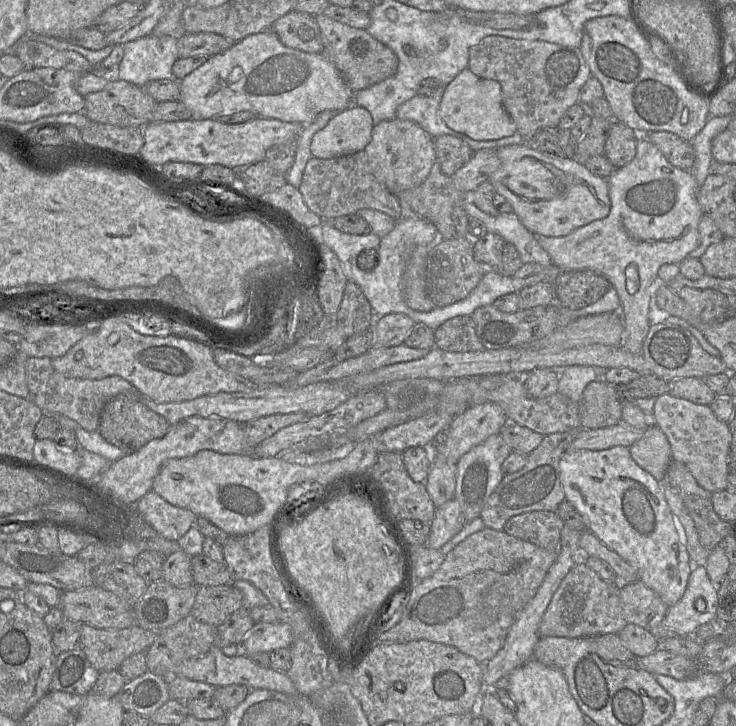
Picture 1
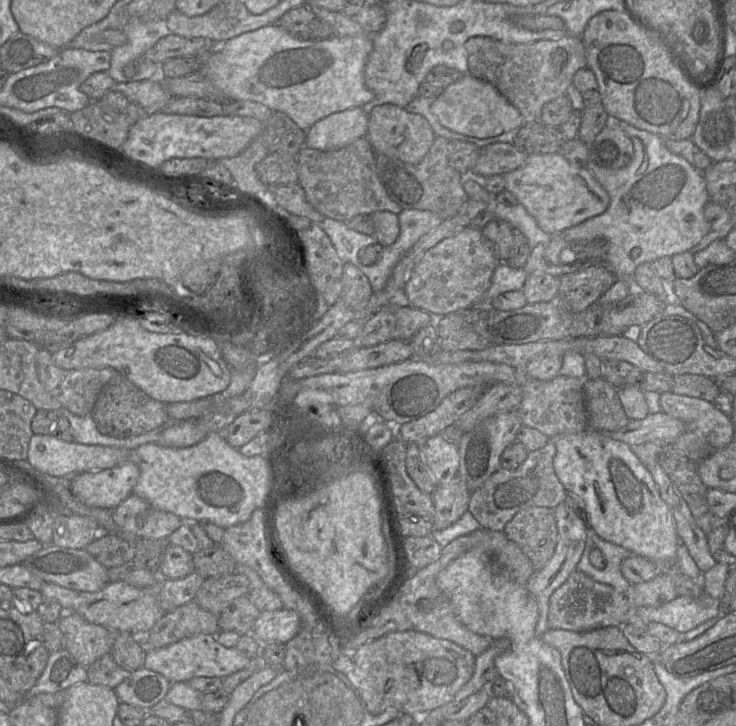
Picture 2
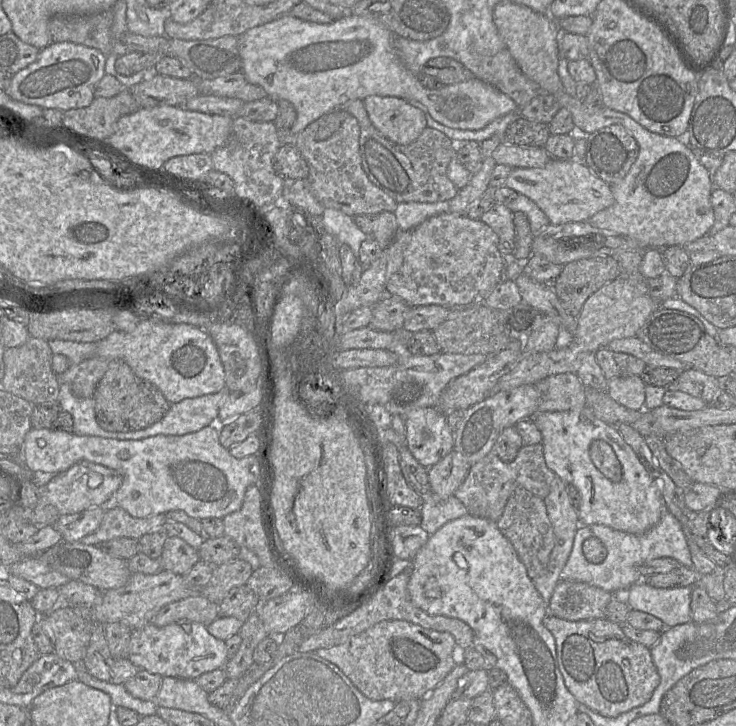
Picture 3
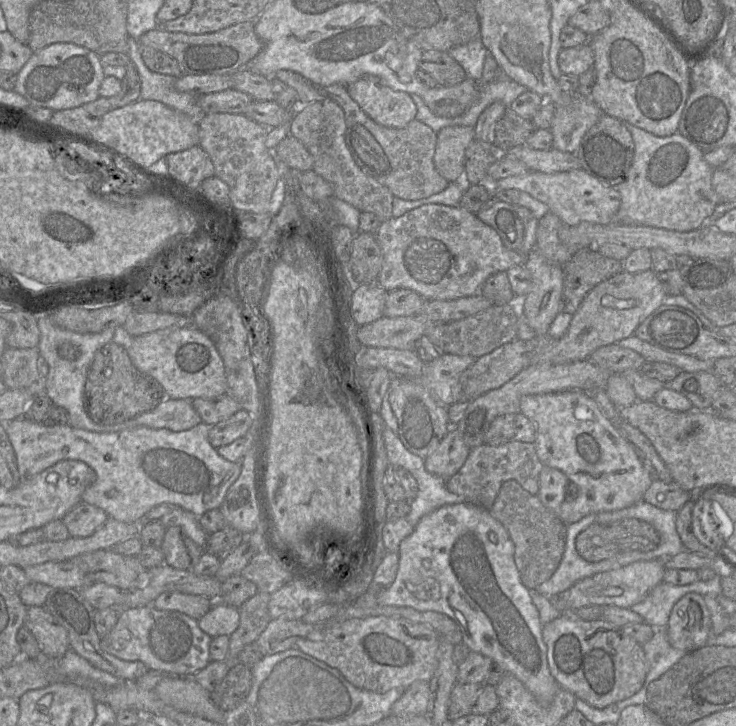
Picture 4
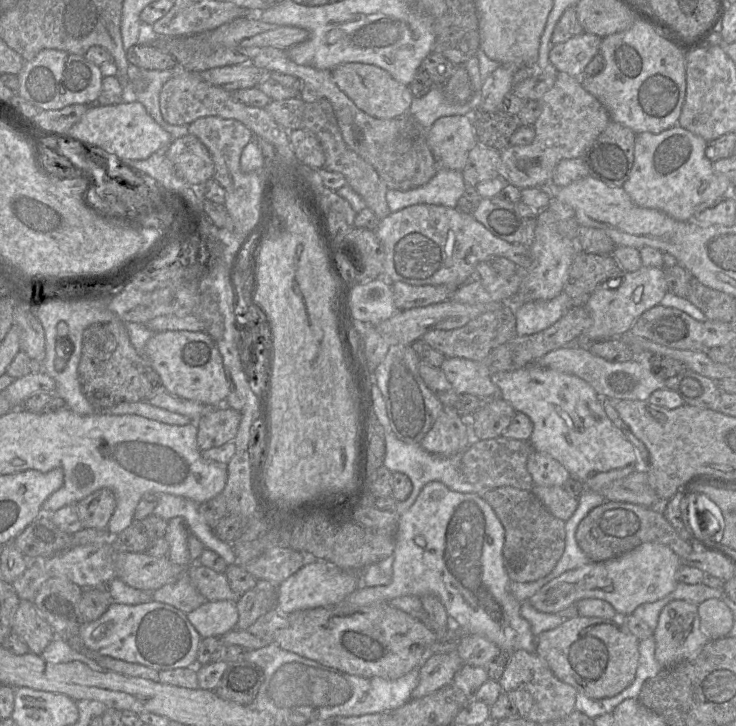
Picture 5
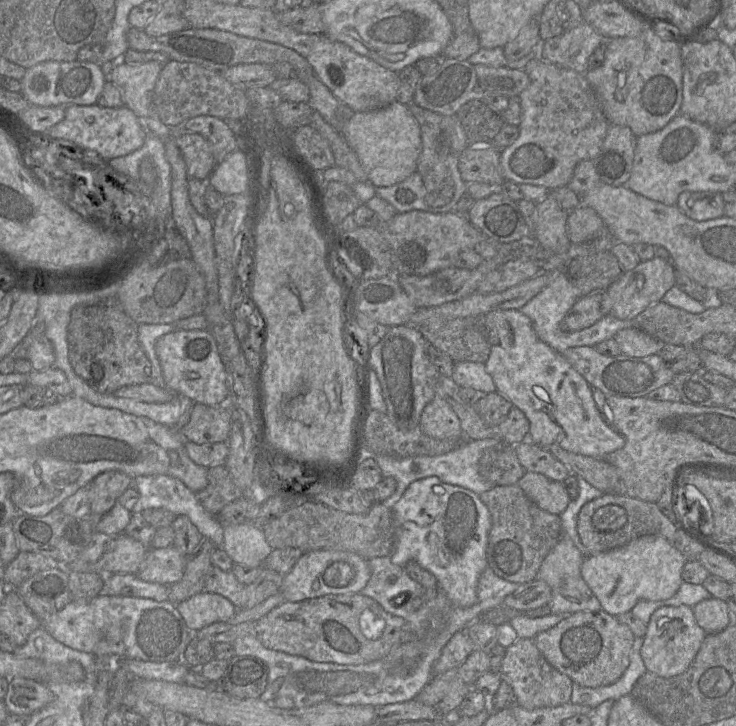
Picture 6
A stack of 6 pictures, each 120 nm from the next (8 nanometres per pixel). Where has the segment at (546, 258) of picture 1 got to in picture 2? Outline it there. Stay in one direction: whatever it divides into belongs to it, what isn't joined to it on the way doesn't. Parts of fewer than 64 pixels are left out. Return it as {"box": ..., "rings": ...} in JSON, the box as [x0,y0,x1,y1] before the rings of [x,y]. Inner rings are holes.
{"box":[486,203,551,249],"rings":[[[488,203],[486,210],[489,210],[495,218],[508,222],[513,228],[518,229],[526,237],[530,249],[538,244],[549,242],[551,235],[545,233],[537,224],[536,220],[519,203],[506,206],[500,203]]]}

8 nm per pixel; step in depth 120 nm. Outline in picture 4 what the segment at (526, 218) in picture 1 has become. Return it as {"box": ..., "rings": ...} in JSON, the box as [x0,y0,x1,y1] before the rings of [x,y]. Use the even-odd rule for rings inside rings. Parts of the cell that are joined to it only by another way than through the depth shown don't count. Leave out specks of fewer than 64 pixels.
{"box":[487,169,621,226],"rings":[[[583,169],[570,170],[553,174],[527,171],[518,176],[506,177],[495,182],[487,182],[491,196],[504,189],[515,189],[526,192],[543,202],[549,211],[557,215],[565,226],[576,226],[582,222],[608,225],[615,221],[621,205],[621,196],[617,189],[605,186]]]}

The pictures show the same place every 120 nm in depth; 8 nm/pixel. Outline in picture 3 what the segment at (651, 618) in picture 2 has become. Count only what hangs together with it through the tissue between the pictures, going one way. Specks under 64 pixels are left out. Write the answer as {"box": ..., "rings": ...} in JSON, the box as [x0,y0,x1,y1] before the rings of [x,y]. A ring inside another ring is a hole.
{"box":[626,581,694,628],"rings":[[[640,581],[629,588],[626,604],[631,610],[649,614],[661,620],[666,628],[672,628],[677,625],[692,622],[690,602],[693,588],[694,586],[683,588],[655,588],[648,585],[646,581]]]}

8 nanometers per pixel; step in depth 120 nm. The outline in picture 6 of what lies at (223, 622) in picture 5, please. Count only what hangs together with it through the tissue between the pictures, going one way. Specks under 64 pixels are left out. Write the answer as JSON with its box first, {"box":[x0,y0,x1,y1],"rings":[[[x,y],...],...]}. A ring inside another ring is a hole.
{"box":[175,590,237,632],"rings":[[[205,590],[175,605],[192,632],[216,622],[227,622],[237,611],[224,596]]]}

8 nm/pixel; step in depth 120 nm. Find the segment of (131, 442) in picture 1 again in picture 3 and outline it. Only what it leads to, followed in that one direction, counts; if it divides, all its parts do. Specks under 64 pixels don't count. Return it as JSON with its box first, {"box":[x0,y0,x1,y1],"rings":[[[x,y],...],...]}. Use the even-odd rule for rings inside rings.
{"box":[93,360,171,432],"rings":[[[109,360],[93,399],[97,424],[108,432],[129,432],[149,427],[163,418],[171,405],[154,385],[138,377],[122,360]]]}

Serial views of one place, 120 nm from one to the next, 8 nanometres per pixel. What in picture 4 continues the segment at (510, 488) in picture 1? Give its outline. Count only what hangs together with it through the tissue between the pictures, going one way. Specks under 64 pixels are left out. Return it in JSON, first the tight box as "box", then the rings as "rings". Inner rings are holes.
{"box":[446,442,543,510],"rings":[[[518,442],[490,446],[483,444],[470,450],[460,470],[446,481],[447,489],[465,498],[465,502],[490,510],[503,483],[513,480],[532,495],[539,492],[539,475],[543,464],[537,457],[534,444]]]}

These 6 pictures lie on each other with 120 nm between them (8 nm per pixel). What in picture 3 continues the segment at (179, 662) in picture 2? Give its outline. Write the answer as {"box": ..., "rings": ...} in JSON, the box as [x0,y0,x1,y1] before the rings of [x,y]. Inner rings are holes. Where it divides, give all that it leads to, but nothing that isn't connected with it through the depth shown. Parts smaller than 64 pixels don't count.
{"box":[128,620,229,679],"rings":[[[180,620],[158,627],[149,623],[133,630],[129,644],[128,659],[140,669],[162,677],[196,679],[200,675],[224,668],[229,660],[225,641],[212,636],[201,623]]]}

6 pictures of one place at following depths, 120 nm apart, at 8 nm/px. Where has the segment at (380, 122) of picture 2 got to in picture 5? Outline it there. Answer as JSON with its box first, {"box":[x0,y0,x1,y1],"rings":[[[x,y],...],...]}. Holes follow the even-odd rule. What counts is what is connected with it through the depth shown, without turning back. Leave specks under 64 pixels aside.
{"box":[331,62,413,119],"rings":[[[360,62],[341,64],[331,71],[335,84],[364,113],[376,119],[397,119],[408,114],[413,96],[408,86],[396,81],[384,69]]]}

